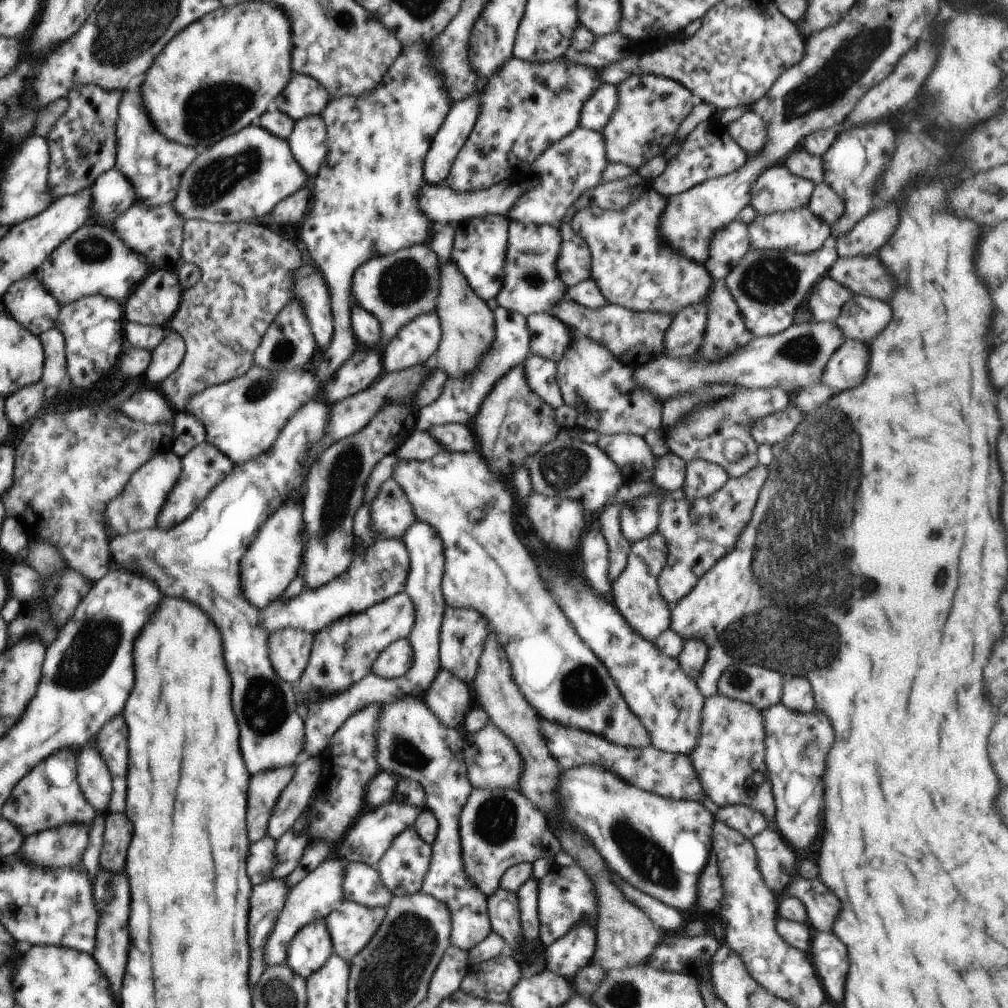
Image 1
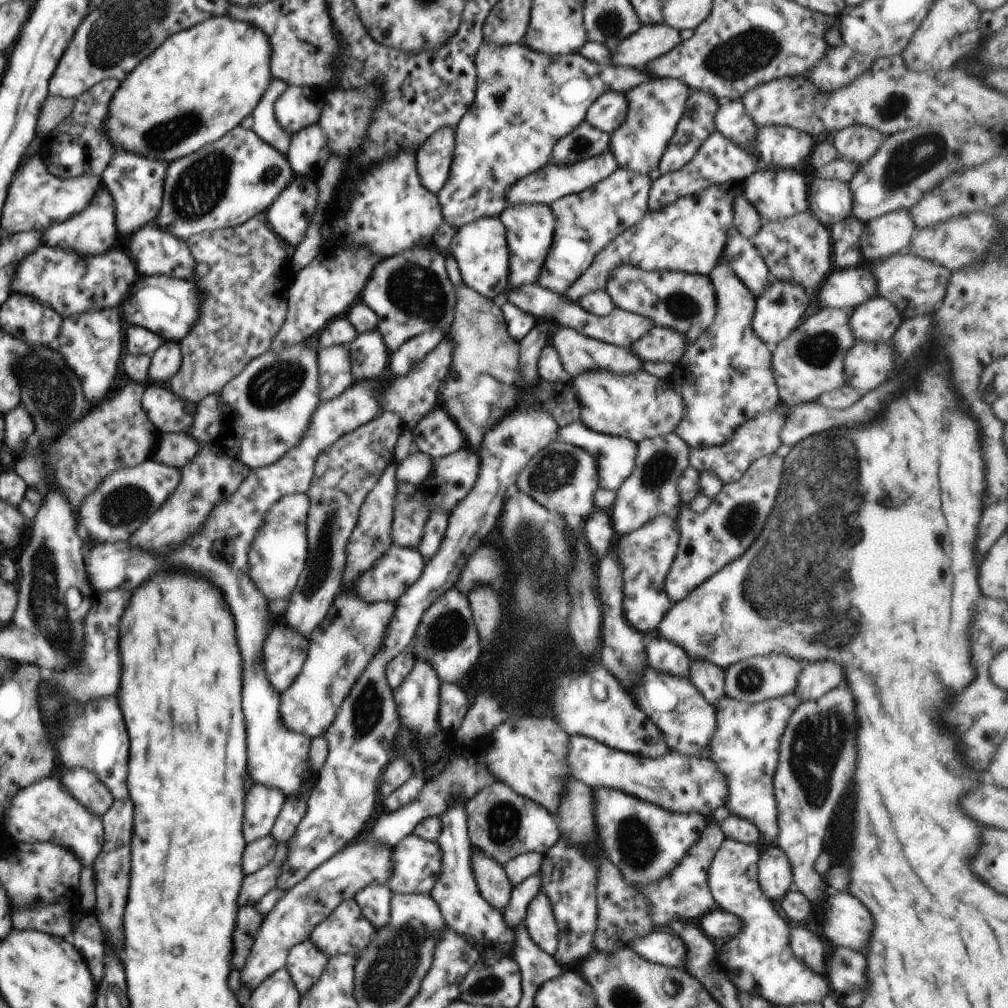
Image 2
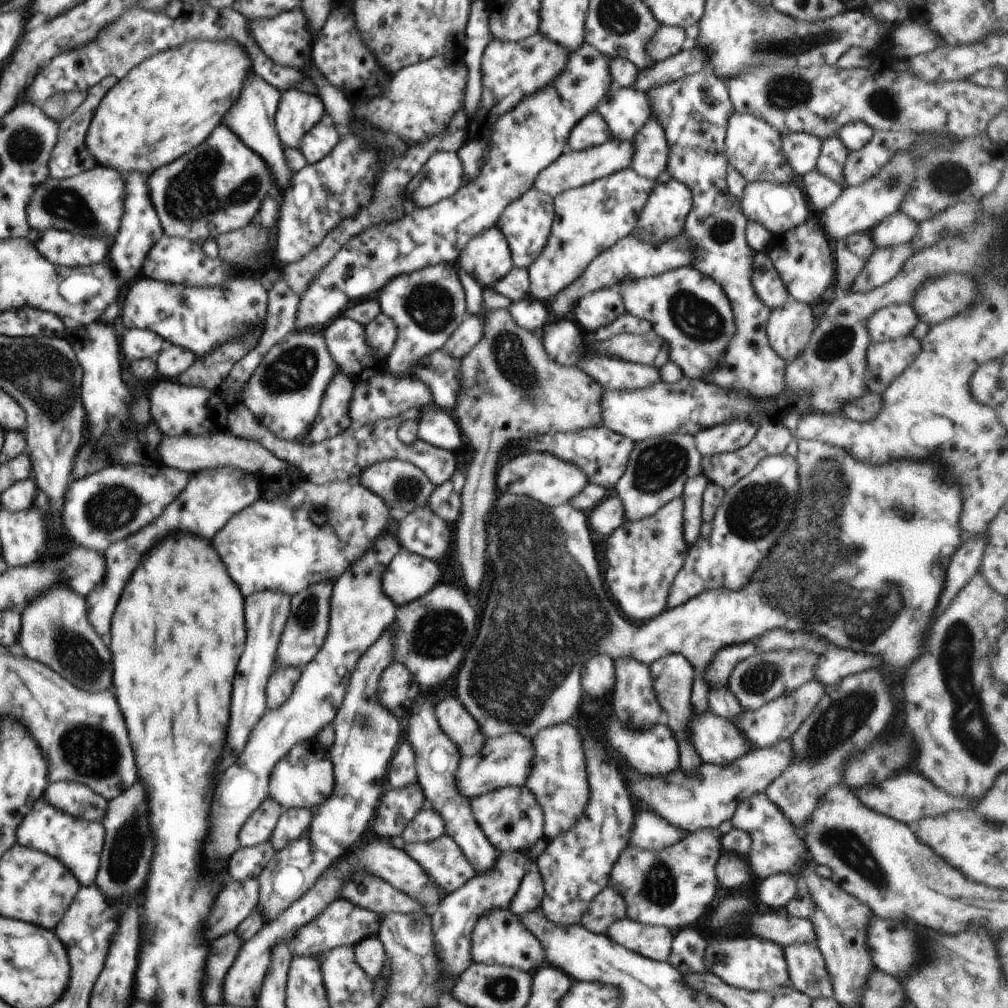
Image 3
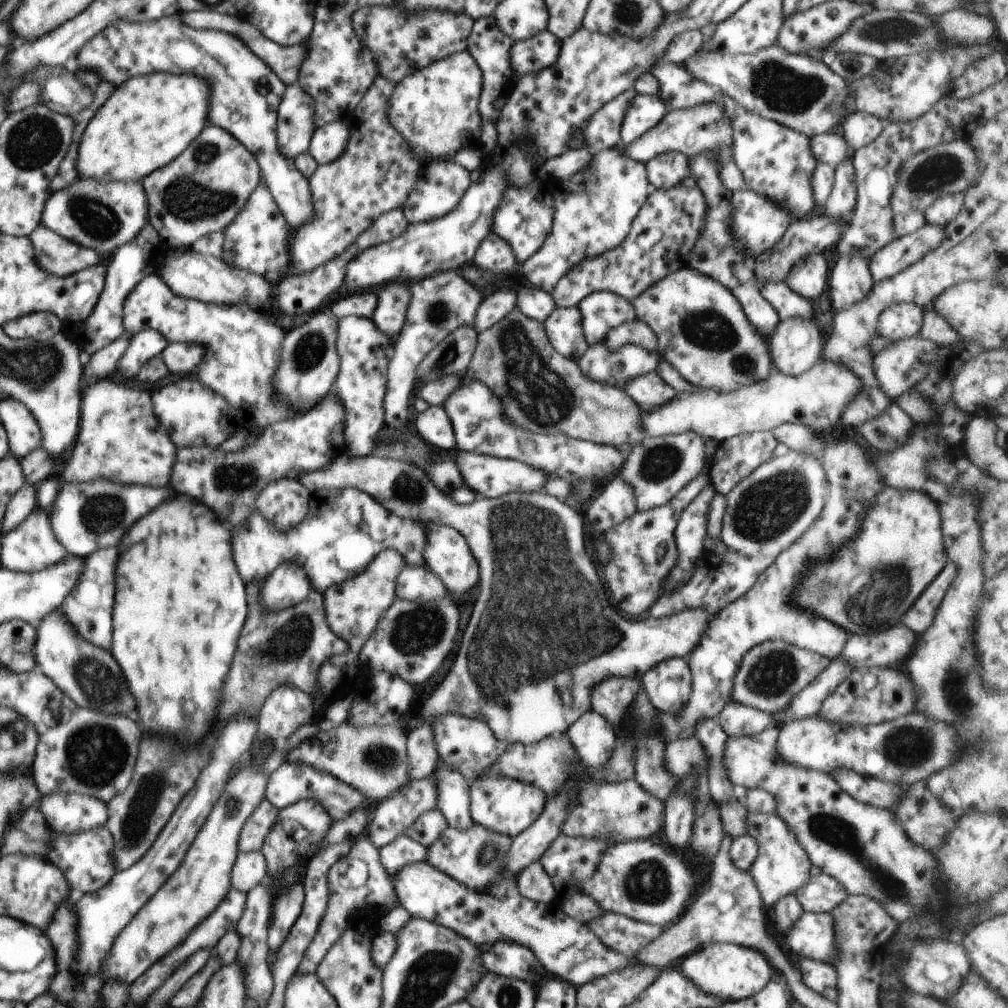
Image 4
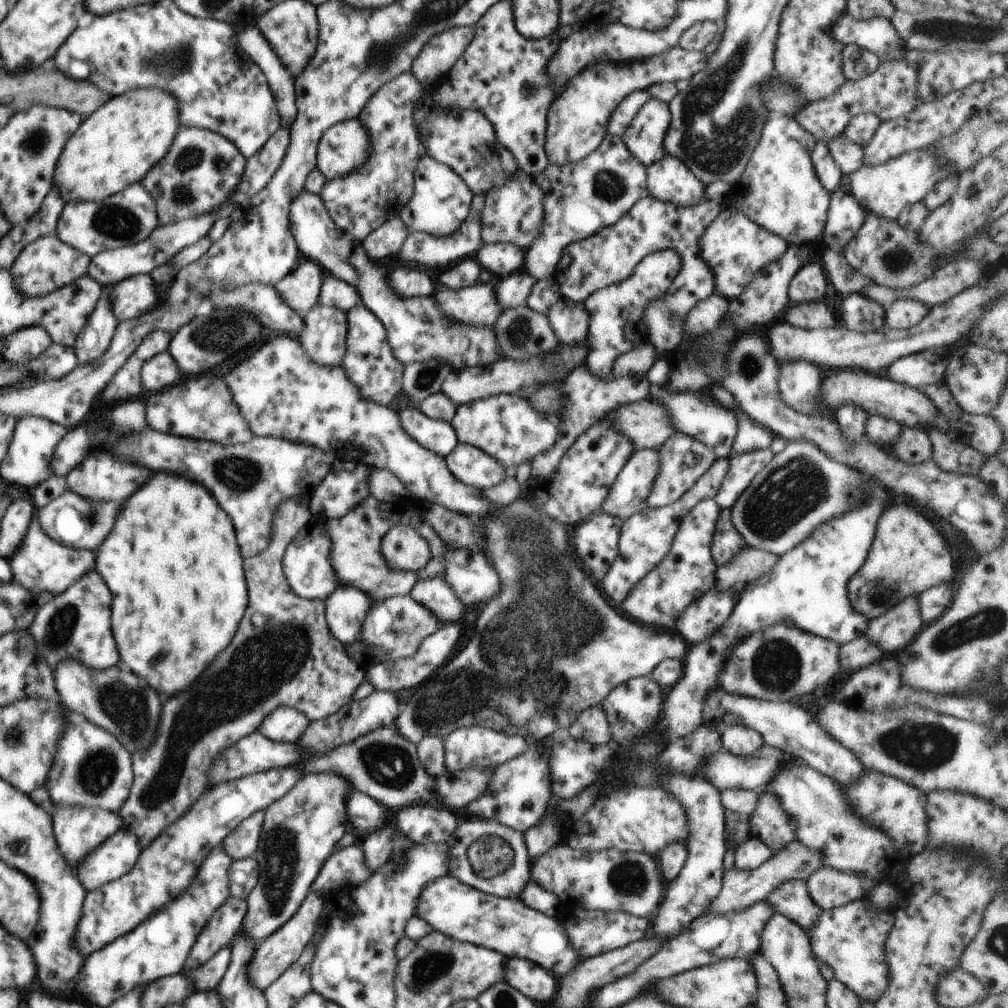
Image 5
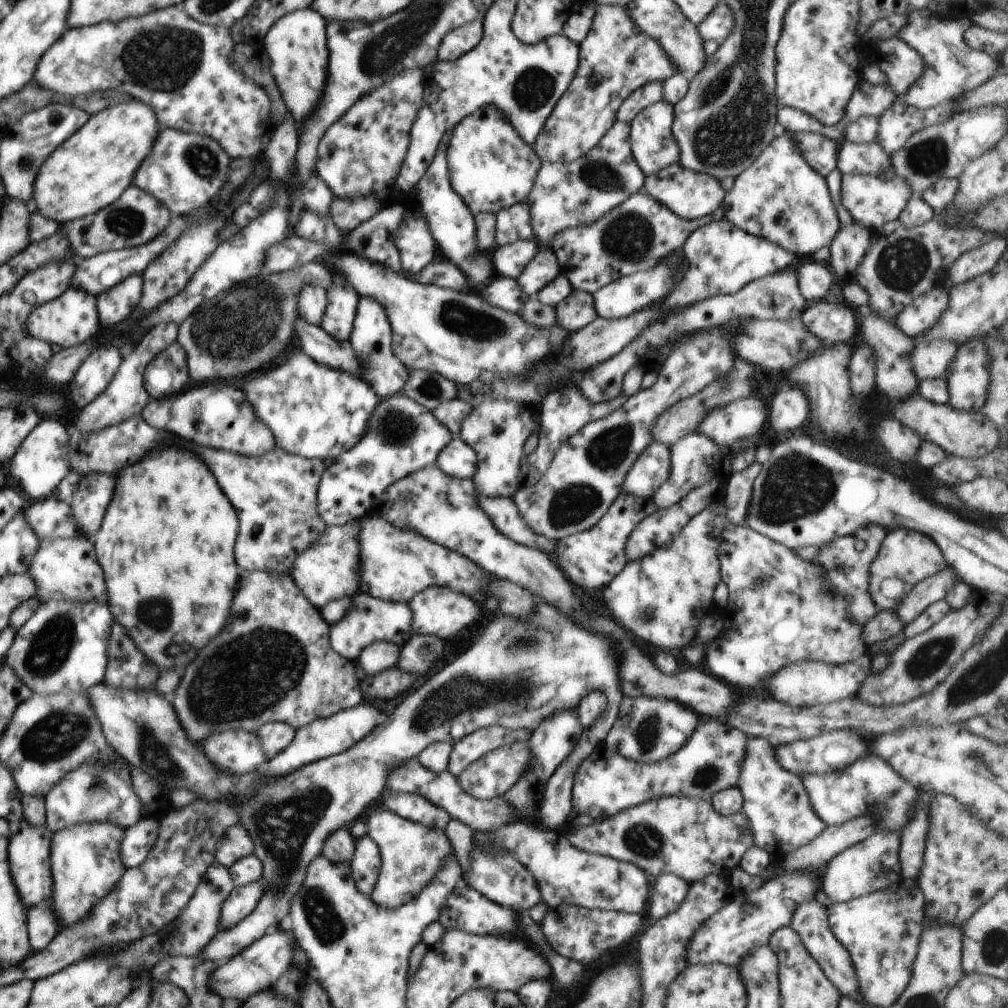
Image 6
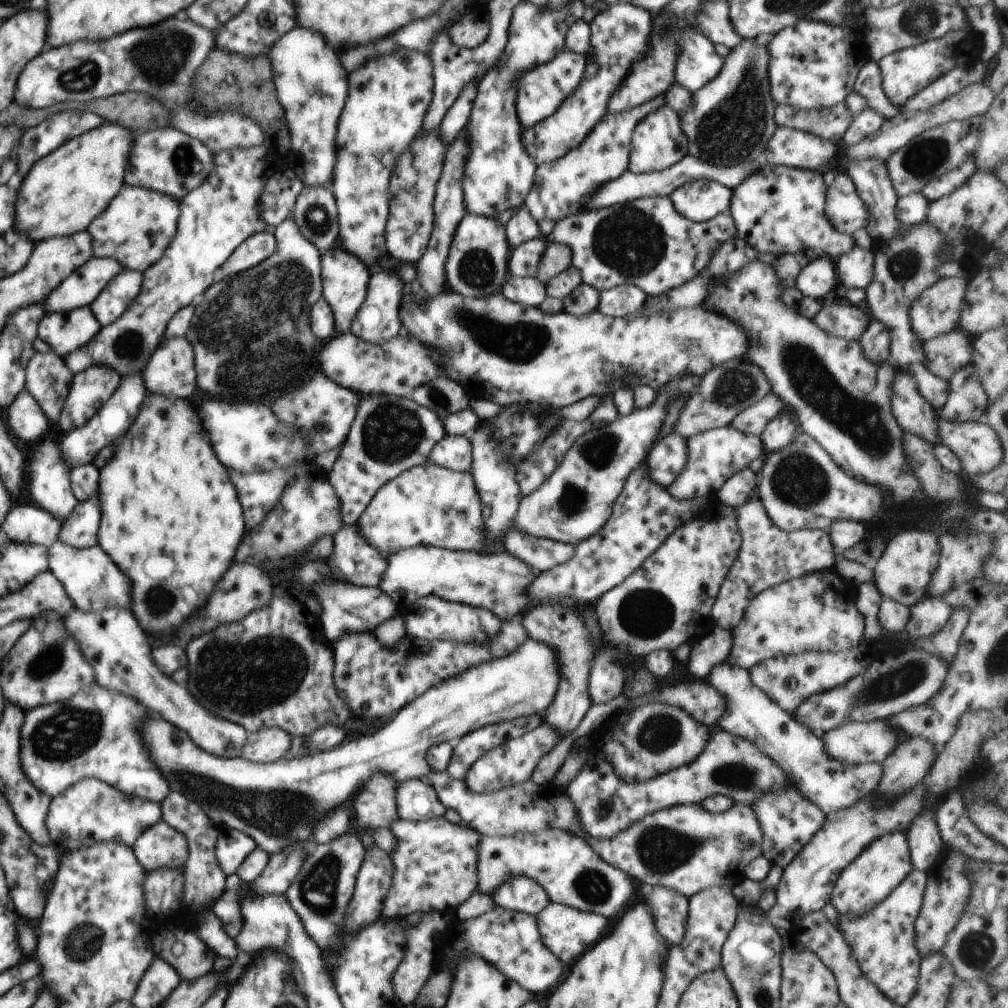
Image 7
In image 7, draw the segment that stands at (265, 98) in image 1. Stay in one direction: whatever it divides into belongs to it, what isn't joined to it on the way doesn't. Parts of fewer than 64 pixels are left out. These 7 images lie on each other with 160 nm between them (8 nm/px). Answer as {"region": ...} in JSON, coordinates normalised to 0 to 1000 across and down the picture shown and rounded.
{"region":[[[104,121],[35,161],[17,188],[16,230],[40,240],[86,228],[124,183],[122,175],[127,167],[132,137],[127,127]]]}

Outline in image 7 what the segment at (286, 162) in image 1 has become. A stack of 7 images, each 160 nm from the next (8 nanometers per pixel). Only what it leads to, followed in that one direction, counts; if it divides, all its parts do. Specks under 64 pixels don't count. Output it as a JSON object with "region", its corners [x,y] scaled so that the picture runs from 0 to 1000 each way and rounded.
{"region":[[[171,125],[133,133],[124,169],[125,184],[143,186],[172,194],[177,200],[193,188],[210,167],[211,153],[202,142]]]}

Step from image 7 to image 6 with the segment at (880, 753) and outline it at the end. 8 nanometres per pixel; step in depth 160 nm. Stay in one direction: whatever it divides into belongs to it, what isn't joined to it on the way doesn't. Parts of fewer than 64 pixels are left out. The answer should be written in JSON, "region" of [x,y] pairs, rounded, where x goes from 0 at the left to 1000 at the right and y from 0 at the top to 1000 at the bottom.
{"region":[[[825,724],[821,728],[815,728],[812,732],[806,734],[792,734],[786,736],[782,740],[772,740],[770,742],[770,752],[774,756],[774,760],[778,760],[780,764],[798,770],[802,766],[808,768],[819,768],[819,766],[829,766],[835,764],[839,760],[843,760],[845,756],[849,756],[853,750],[857,750],[861,744],[859,734],[848,724]]]}

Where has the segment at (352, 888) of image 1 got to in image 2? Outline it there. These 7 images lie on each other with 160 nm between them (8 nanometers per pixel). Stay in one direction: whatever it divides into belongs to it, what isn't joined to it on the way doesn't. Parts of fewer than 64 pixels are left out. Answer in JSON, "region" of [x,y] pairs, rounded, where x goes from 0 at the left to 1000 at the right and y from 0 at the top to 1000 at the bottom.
{"region":[[[365,878],[352,887],[351,893],[358,899],[359,907],[375,923],[387,915],[388,883],[383,878]]]}

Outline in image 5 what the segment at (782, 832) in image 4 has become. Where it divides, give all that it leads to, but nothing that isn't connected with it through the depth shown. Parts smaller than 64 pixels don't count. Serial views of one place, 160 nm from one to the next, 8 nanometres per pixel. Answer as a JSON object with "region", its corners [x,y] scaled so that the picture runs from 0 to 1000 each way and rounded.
{"region":[[[797,873],[778,875],[775,880],[762,886],[760,893],[770,906],[791,915],[800,927],[809,921],[817,905],[804,889],[801,875]]]}

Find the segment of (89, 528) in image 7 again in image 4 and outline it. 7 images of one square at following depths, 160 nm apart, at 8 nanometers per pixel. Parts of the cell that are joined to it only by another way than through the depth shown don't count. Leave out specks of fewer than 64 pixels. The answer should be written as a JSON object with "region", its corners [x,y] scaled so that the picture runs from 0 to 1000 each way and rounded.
{"region":[[[99,377],[81,393],[79,431],[71,454],[58,475],[62,480],[109,476],[125,482],[165,482],[175,454],[175,444],[159,427],[151,409],[151,395],[129,383],[117,383],[113,377]]]}

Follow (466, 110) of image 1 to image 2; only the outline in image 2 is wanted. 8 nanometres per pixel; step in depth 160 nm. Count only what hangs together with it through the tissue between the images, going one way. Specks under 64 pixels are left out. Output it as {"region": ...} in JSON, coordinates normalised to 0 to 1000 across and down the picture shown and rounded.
{"region":[[[448,127],[435,129],[415,151],[415,175],[421,187],[435,192],[437,187],[442,183],[448,167],[448,155],[452,145]]]}

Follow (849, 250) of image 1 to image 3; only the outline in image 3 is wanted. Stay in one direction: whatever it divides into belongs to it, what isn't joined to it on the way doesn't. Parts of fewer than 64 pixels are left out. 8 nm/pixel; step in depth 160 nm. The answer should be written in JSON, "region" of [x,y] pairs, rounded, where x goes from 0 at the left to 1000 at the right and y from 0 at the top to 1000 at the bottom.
{"region":[[[891,209],[865,225],[862,233],[869,246],[885,246],[885,244],[903,241],[911,224],[911,220]]]}

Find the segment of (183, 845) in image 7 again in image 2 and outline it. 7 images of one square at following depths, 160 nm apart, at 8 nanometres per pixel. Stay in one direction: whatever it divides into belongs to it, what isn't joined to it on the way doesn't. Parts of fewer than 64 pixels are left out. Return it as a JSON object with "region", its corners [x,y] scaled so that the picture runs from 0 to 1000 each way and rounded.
{"region":[[[56,770],[48,774],[40,774],[30,782],[24,782],[20,788],[16,788],[12,802],[6,808],[6,821],[10,829],[18,835],[26,835],[26,837],[52,835],[64,840],[74,847],[81,861],[91,860],[91,855],[99,847],[104,834],[100,811],[87,806],[63,782]]]}

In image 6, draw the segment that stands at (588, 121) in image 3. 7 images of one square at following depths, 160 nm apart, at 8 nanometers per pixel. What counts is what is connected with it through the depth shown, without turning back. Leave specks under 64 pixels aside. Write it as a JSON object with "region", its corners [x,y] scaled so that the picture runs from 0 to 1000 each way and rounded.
{"region":[[[659,80],[643,81],[619,99],[612,109],[612,119],[625,122],[626,119],[643,104],[658,98]]]}

